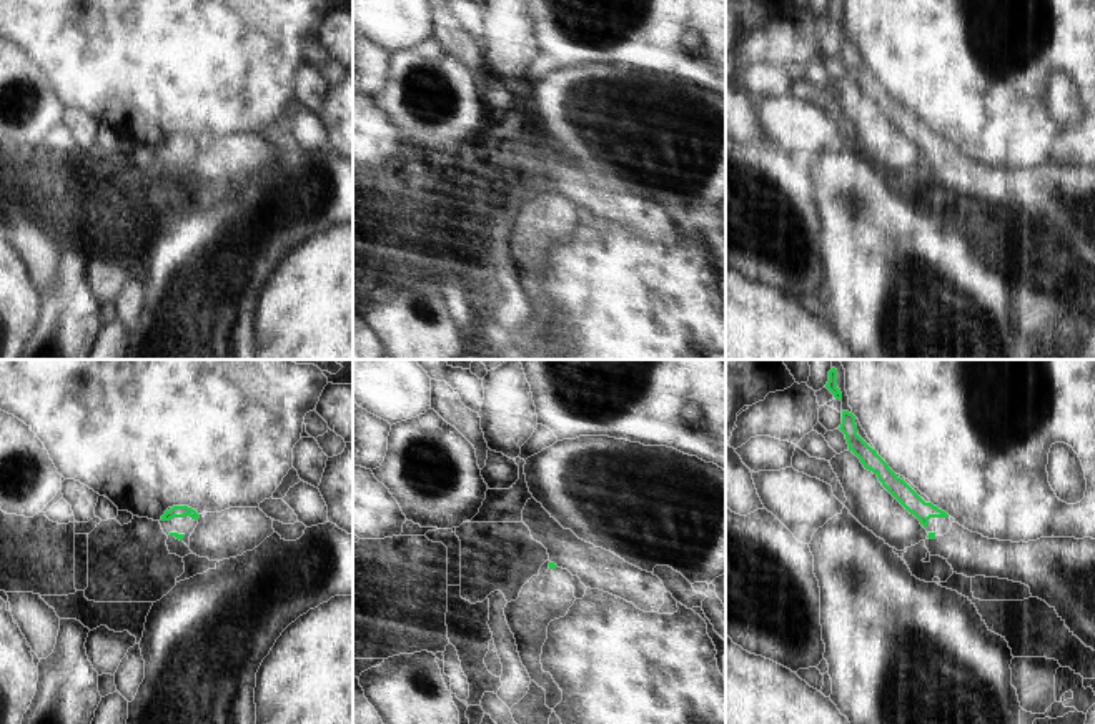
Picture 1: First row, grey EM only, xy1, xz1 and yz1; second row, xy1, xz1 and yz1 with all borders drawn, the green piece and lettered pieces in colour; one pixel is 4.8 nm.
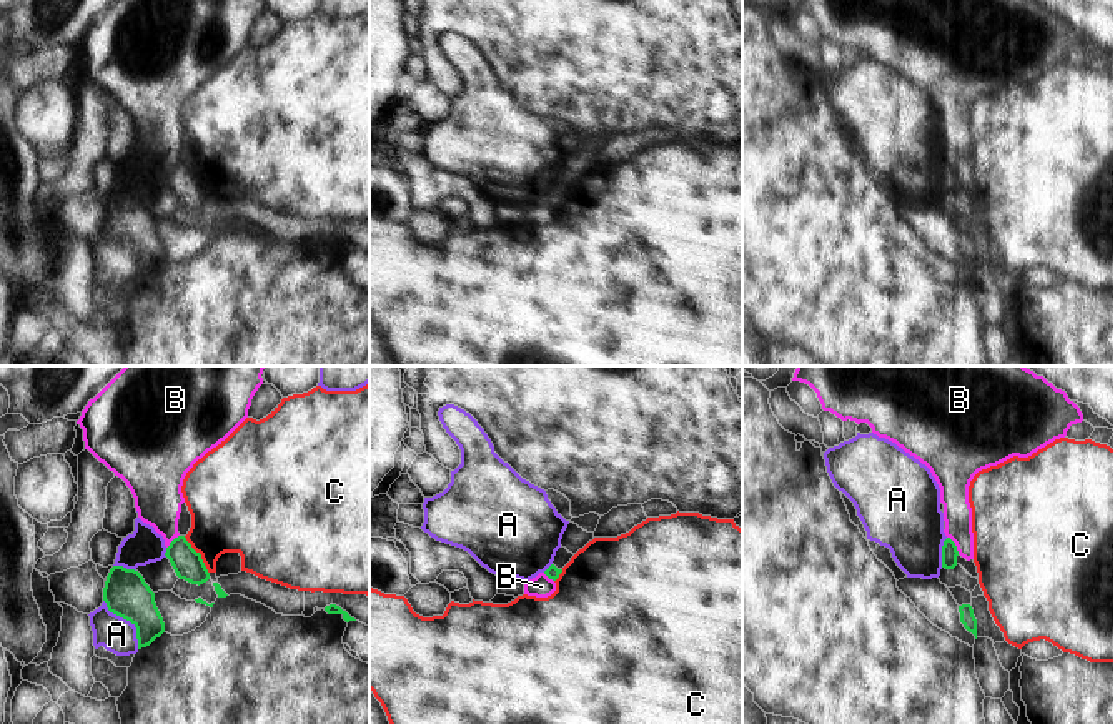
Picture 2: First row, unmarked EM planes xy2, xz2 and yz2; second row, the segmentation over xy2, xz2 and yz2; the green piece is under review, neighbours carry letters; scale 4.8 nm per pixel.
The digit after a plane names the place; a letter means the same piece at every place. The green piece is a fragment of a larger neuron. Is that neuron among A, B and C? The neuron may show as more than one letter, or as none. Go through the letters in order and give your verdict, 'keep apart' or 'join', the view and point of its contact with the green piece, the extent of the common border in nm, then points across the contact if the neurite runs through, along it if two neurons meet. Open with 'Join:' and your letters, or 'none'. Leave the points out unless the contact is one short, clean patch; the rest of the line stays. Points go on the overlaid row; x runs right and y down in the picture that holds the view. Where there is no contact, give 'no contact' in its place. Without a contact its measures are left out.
Join: none
A: keep apart; meets green in xy2 at (127, 619); contact 300 nm long
B: keep apart; meets green in yz2 at (954, 545); contact 110 nm long; border along yz2 (947, 536), (959, 553)
C: keep apart; meets green in xy2 at (200, 555); contact 220 nm long

